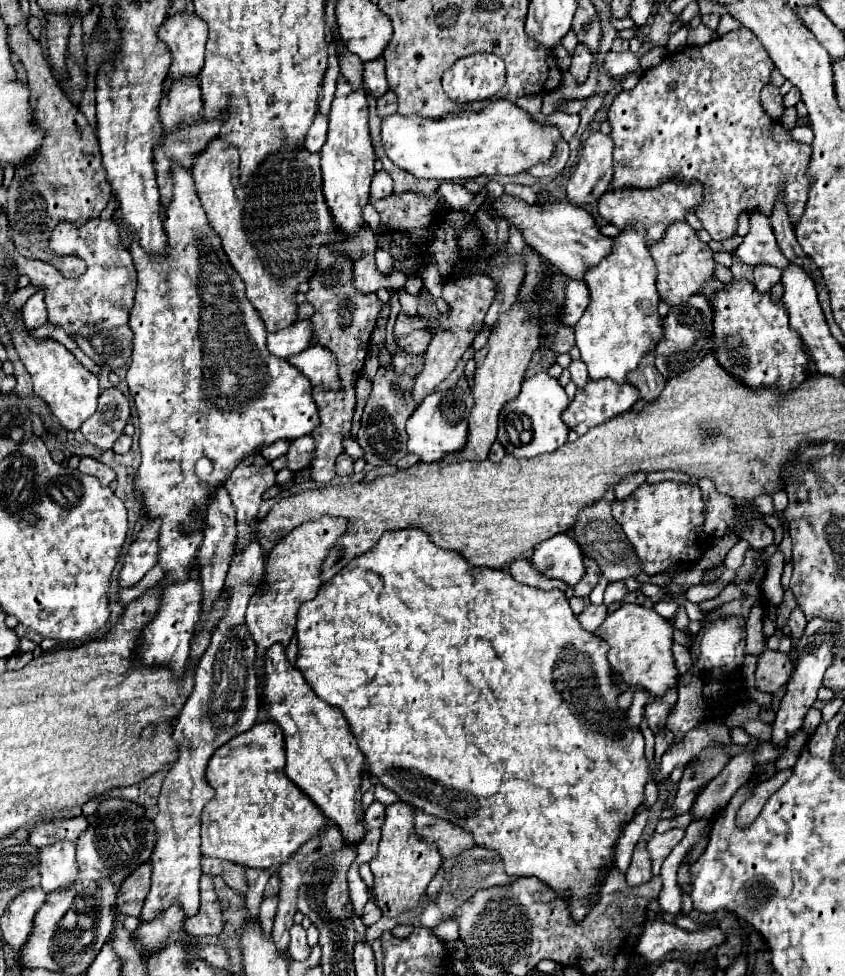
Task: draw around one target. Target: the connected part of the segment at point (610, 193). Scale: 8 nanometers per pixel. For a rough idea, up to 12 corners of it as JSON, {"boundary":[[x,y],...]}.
{"boundary":[[699,182],[607,188],[599,214],[659,242],[703,200]]}

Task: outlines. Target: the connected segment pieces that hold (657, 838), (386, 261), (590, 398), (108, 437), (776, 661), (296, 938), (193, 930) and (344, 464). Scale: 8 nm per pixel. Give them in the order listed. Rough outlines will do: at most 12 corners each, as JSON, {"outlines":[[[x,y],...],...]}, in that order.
{"outlines":[[[673,828],[655,834],[647,850],[653,876],[659,876],[663,860],[681,842],[685,830]],[[381,249],[375,252],[377,269],[387,275],[393,270],[394,260]],[[589,380],[563,422],[583,436],[631,410],[631,384]],[[121,390],[99,396],[83,436],[111,450],[129,418]],[[765,648],[755,670],[757,690],[775,694],[791,674],[789,656]],[[291,926],[289,956],[305,960],[311,948],[307,946],[305,928]],[[201,876],[201,910],[185,920],[191,936],[223,932],[211,876]],[[345,452],[337,458],[337,476],[353,474],[353,458]]]}

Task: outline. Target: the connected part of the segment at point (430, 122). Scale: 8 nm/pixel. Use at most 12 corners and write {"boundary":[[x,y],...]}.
{"boundary":[[509,100],[387,116],[385,154],[415,178],[519,174],[561,132]]}

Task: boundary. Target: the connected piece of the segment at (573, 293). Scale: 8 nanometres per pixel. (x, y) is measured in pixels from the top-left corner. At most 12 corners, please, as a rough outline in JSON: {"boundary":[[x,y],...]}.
{"boundary":[[581,280],[567,282],[563,324],[575,326],[589,304]]}

